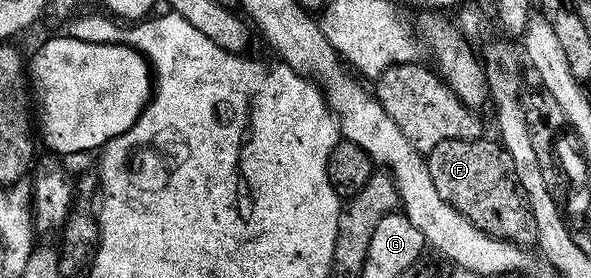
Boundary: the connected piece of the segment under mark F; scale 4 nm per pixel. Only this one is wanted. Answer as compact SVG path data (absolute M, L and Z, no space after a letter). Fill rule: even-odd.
M447 139L439 147L428 150L427 160L431 181L439 195L455 211L459 211L477 229L501 241L529 247L536 242L535 216L529 210L528 199L520 187L514 160L500 140Z

